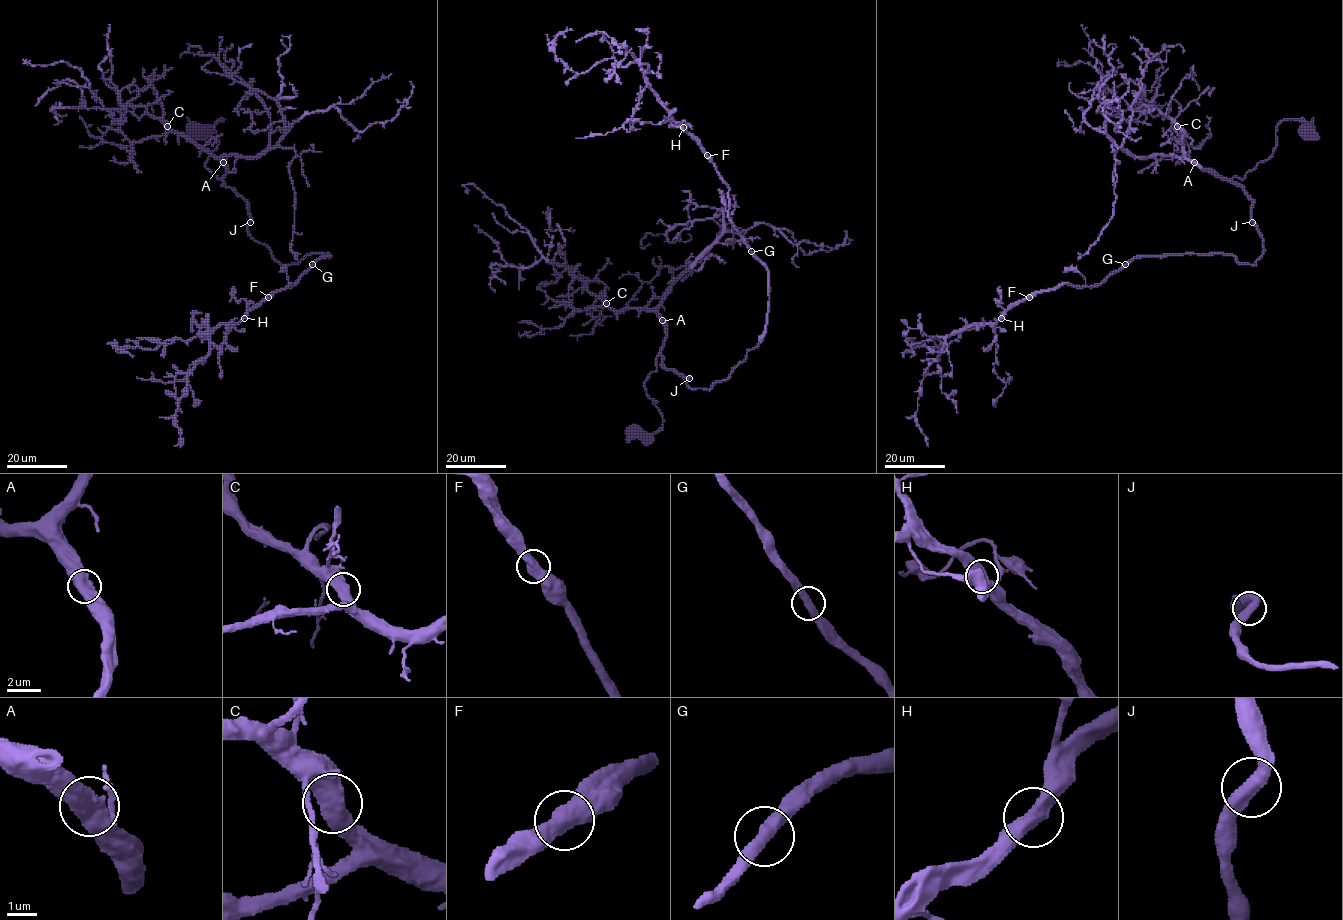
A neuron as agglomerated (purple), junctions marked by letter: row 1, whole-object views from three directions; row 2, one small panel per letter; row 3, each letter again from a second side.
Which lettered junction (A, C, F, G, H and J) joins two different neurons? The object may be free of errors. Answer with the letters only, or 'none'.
none

